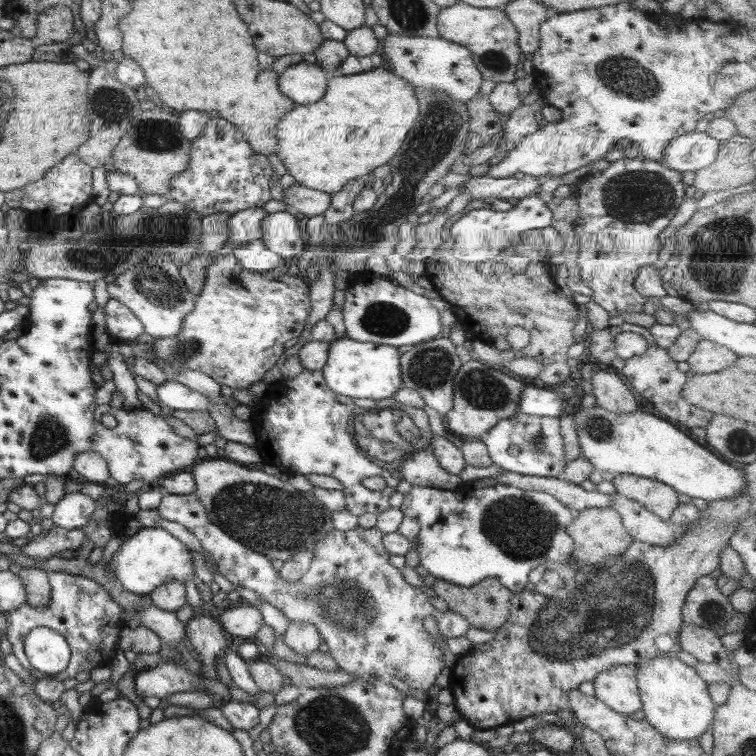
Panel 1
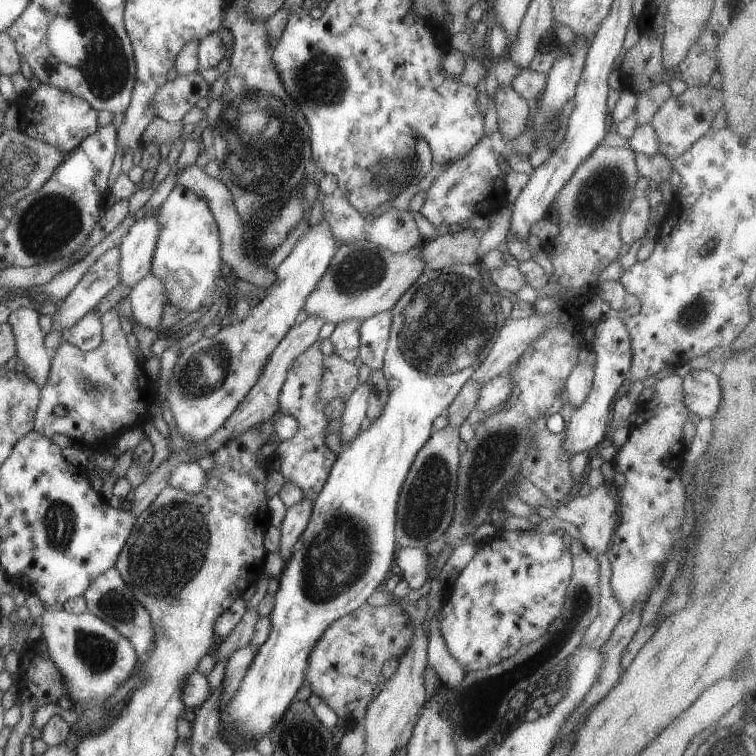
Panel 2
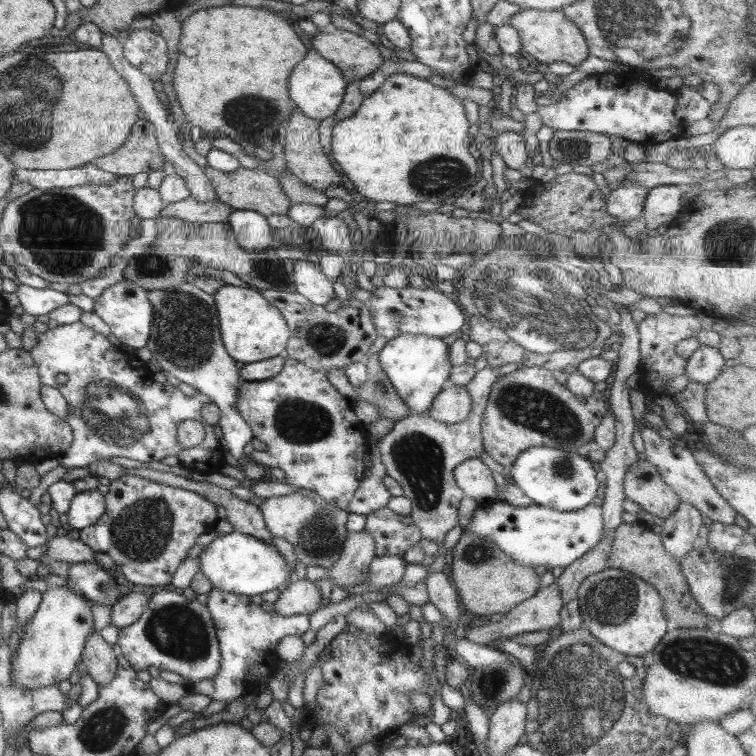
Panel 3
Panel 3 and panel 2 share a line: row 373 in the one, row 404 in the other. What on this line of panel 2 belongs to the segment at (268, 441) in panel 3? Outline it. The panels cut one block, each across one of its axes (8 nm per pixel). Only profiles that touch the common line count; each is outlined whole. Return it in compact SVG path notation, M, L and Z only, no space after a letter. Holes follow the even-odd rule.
M317 338L307 350L303 350L293 358L285 374L285 380L281 384L276 409L282 415L293 416L297 422L297 431L293 436L279 441L274 449L275 460L279 462L278 472L285 479L285 483L297 486L301 490L302 498L307 498L311 502L317 498L323 488L329 469L336 459L334 452L324 443L324 430L329 423L324 412L326 403L321 402L321 398L317 398L321 372L323 372L323 366L321 366L323 354L319 352L320 341L321 339Z

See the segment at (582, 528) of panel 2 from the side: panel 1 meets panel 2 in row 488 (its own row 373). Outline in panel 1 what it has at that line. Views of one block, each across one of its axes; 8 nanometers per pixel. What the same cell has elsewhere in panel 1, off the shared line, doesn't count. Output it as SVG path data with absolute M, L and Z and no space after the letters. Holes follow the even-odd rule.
M602 369L593 371L589 382L598 407L614 413L637 411L632 390L616 372L609 373Z

